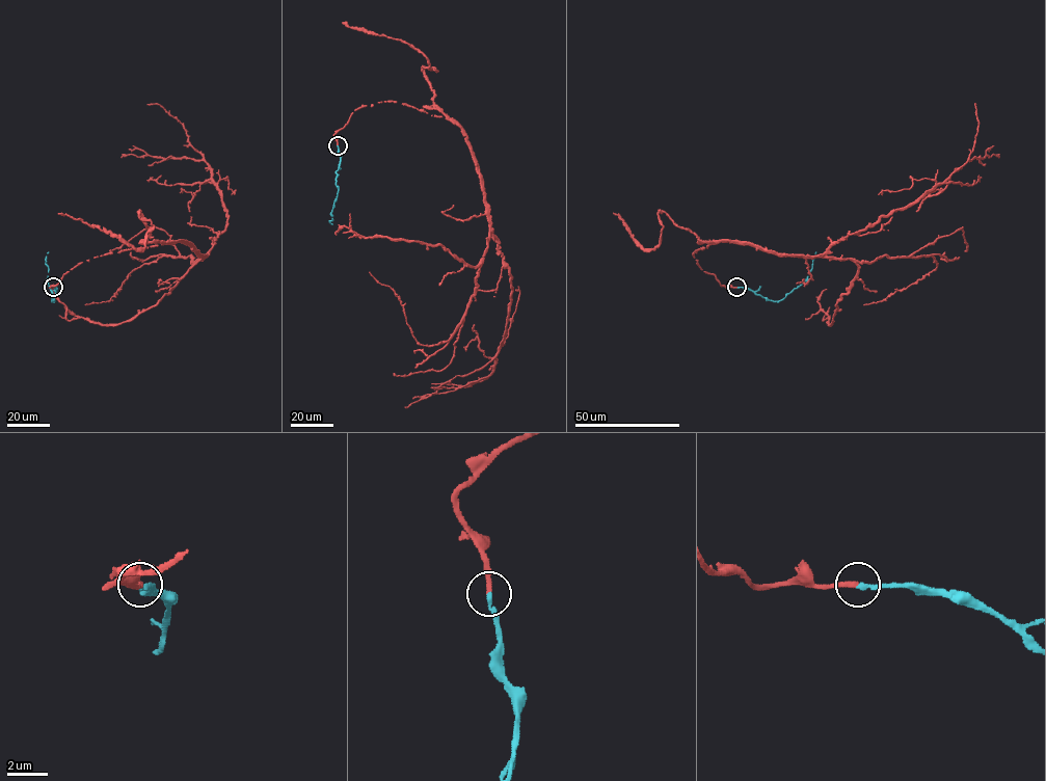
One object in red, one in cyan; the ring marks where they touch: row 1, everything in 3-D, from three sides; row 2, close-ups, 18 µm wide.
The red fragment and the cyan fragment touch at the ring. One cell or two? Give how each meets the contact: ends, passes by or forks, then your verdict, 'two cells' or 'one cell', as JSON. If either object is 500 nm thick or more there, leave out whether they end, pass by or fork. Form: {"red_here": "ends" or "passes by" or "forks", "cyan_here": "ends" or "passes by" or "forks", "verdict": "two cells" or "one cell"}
{"red_here": "ends", "cyan_here": "ends", "verdict": "one cell"}

